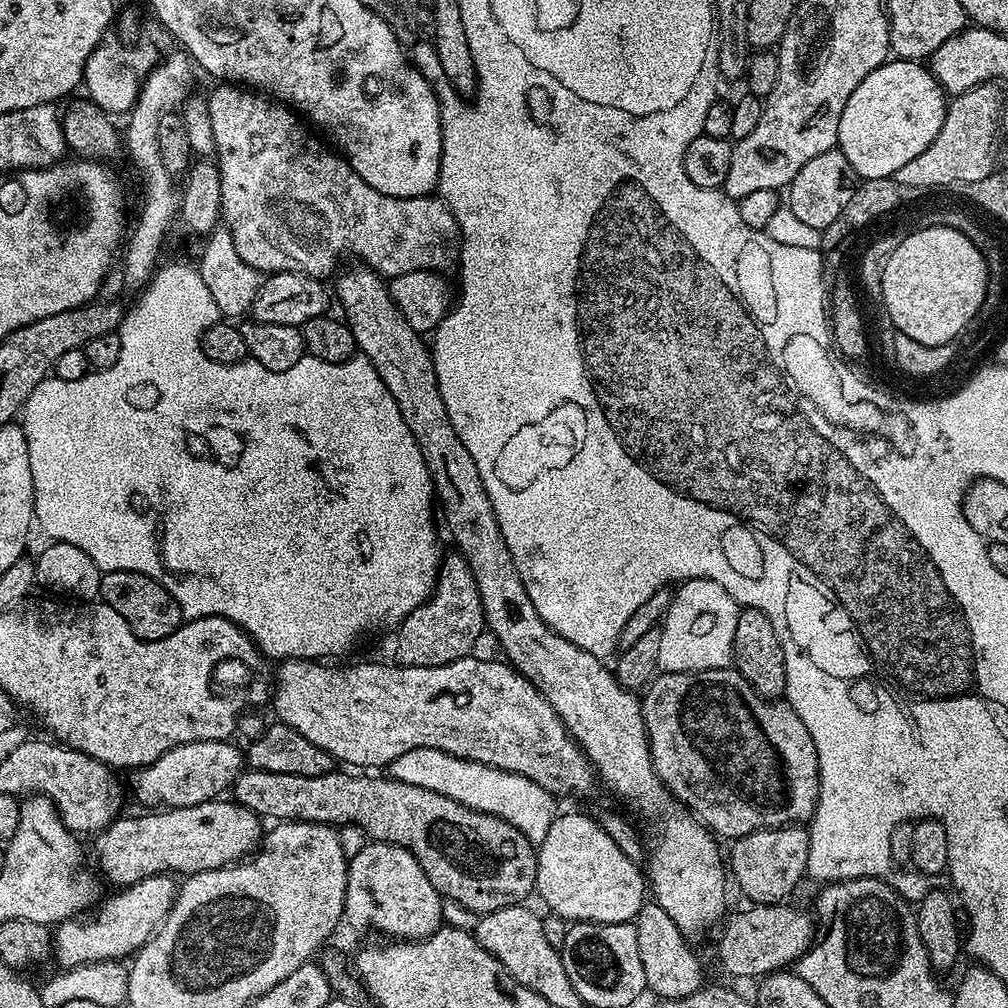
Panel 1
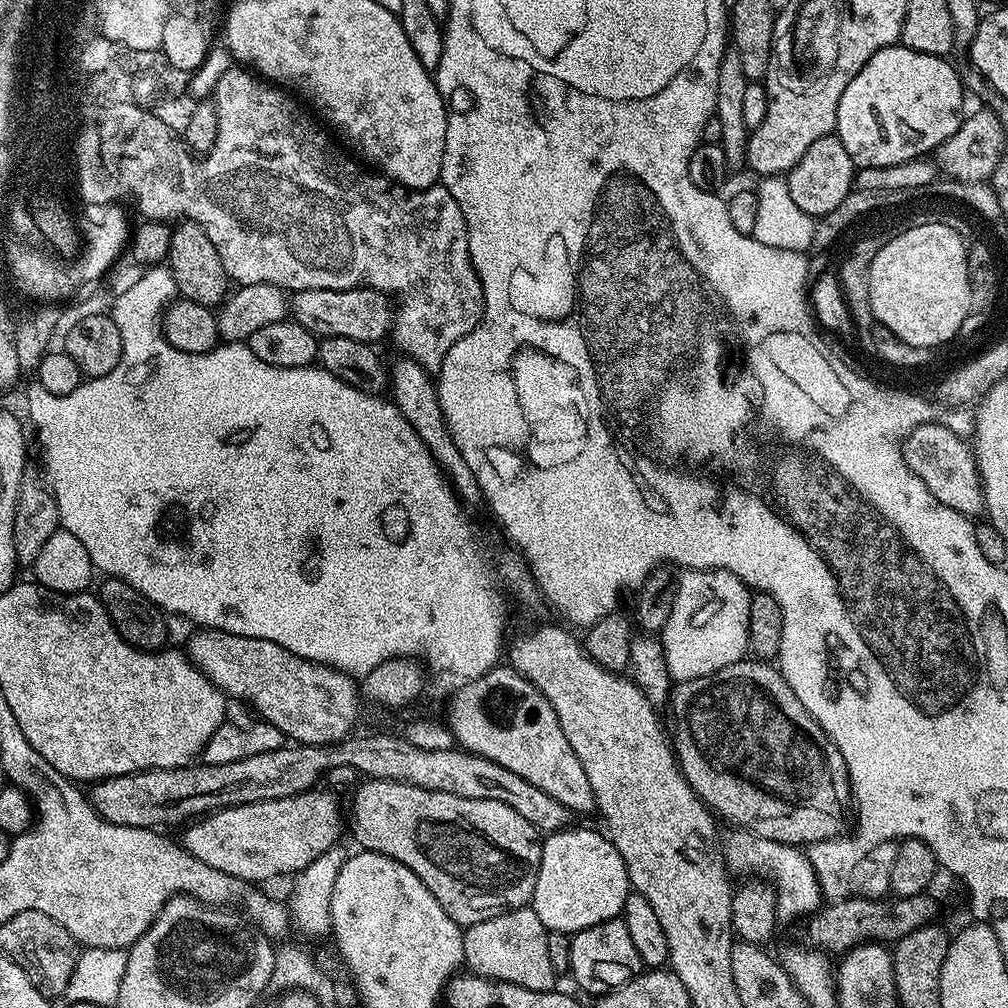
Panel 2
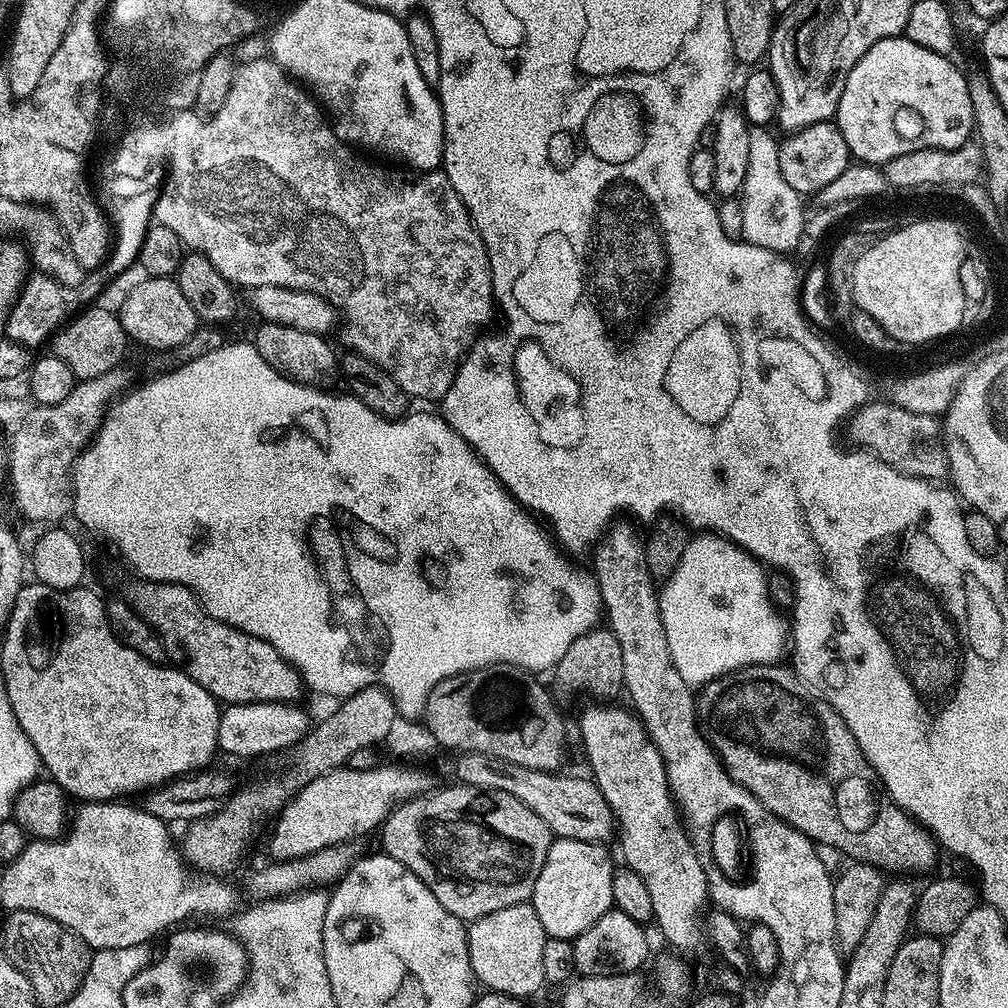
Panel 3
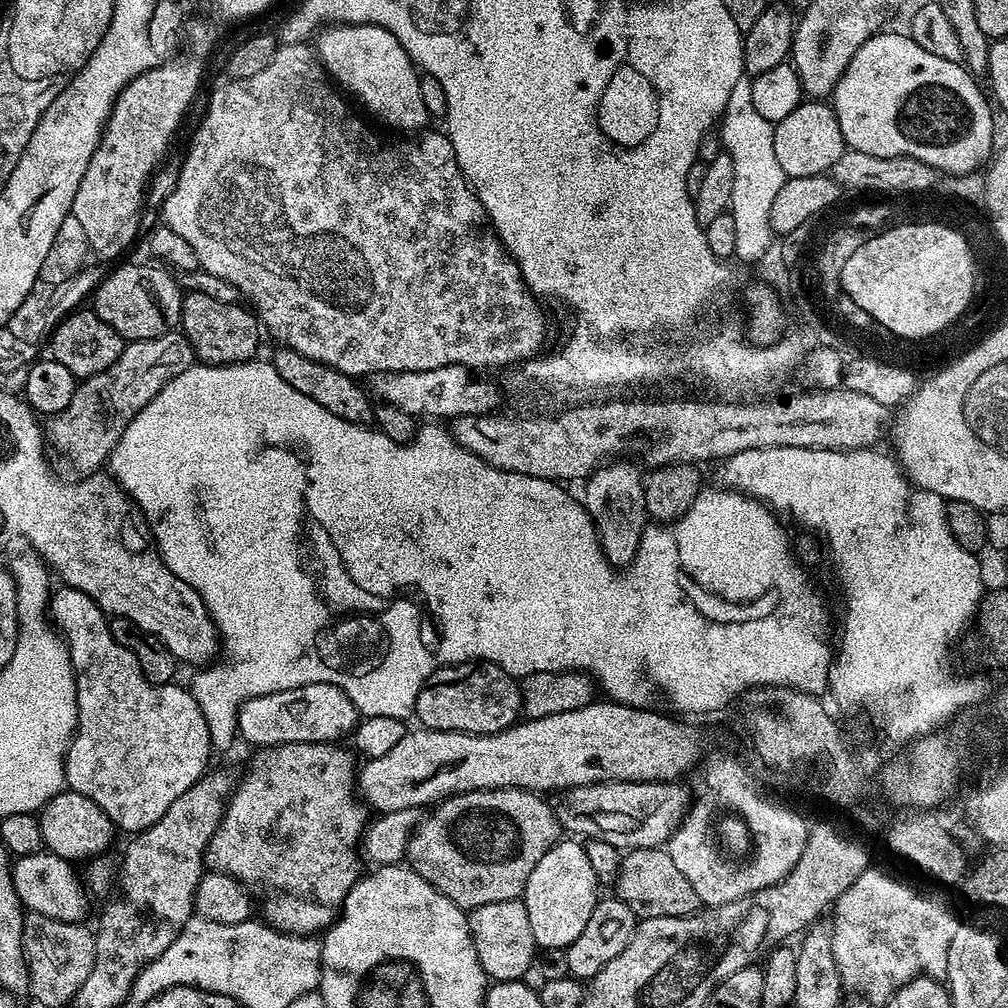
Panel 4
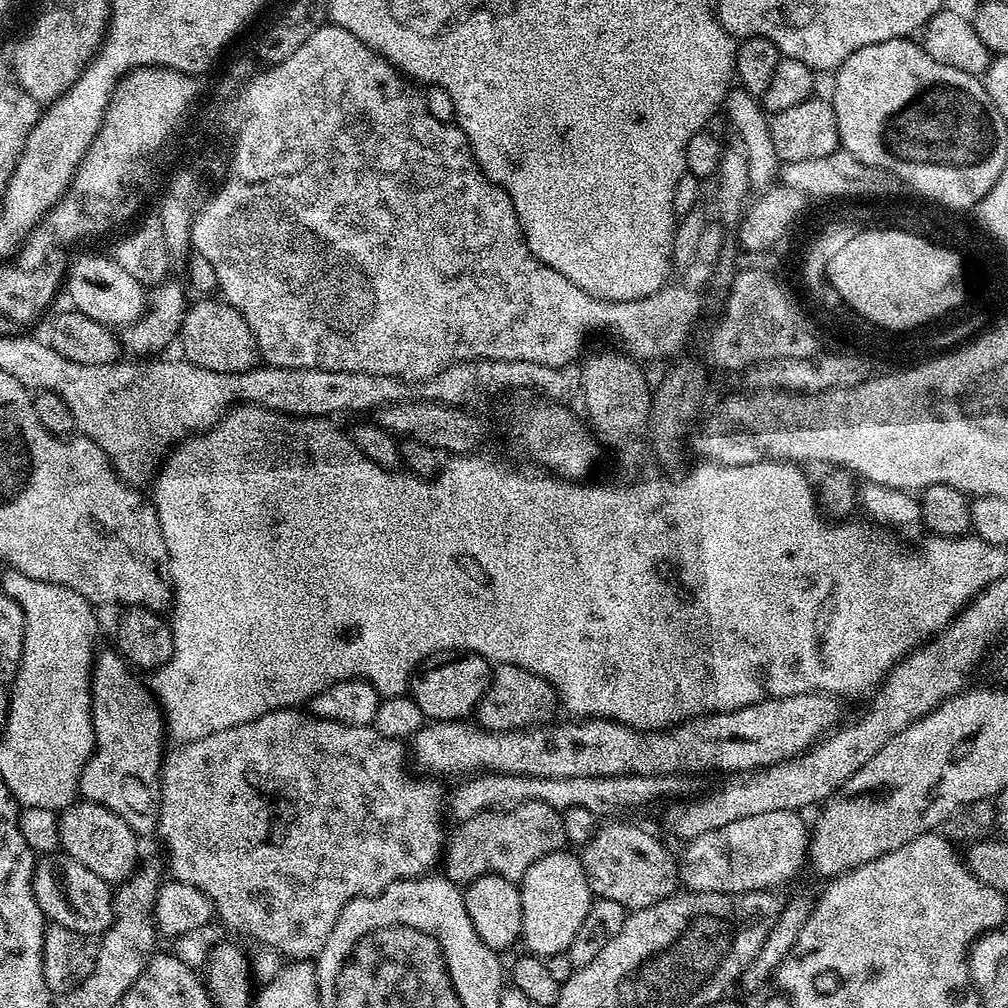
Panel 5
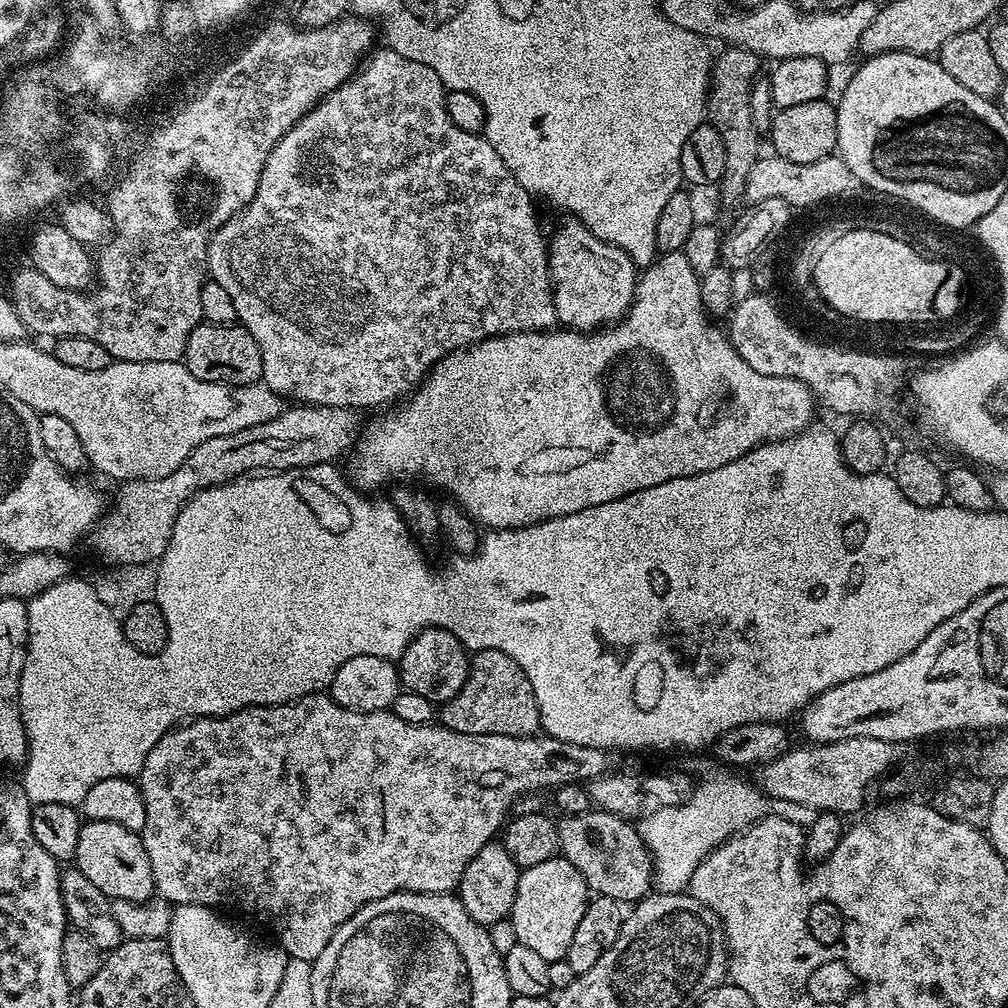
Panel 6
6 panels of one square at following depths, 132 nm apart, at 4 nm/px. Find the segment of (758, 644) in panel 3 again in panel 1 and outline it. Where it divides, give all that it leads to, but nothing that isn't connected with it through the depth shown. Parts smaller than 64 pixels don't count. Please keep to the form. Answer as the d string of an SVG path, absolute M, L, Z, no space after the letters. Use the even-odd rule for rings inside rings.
M686 580L679 585L680 589L675 589L672 597L672 605L669 606L668 611L663 613L662 627L660 628L660 663L659 667L666 672L705 672L711 668L726 668L733 663L734 657L732 655L732 647L734 646L734 630L738 626L738 618L740 617L742 608L737 604L736 600L731 596L725 588L718 586L718 582L713 580Z

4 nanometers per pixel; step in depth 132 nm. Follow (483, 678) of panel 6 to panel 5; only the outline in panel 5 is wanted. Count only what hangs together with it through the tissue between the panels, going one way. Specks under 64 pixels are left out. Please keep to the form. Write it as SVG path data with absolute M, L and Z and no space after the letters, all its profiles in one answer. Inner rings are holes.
M496 664L490 686L476 707L474 720L485 732L522 732L551 725L557 719L556 712L556 691L546 678L513 664Z

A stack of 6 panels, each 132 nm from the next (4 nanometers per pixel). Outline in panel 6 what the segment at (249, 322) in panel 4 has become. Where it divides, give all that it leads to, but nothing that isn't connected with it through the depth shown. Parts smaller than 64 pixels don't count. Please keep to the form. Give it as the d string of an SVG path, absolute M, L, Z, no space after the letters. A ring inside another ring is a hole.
M202 322L190 334L186 342L186 350L182 363L188 367L194 378L202 378L202 382L218 382L219 384L254 384L262 377L262 350L258 350L258 342L254 342L254 334L246 330L243 324L211 324Z

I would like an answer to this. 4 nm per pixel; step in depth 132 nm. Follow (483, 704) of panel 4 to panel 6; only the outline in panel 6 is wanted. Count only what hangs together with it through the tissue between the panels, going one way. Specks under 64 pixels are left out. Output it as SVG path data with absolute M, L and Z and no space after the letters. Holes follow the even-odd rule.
M423 628L406 646L398 661L400 683L414 694L422 694L433 706L443 706L462 686L468 677L470 652L464 643L444 628Z

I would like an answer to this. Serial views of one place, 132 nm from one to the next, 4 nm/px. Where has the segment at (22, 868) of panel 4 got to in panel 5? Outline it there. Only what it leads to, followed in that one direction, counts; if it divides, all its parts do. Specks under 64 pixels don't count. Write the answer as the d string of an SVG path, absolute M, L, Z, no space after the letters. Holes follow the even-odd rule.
M66 854L40 856L37 859L32 889L34 898L48 924L66 926L66 930L74 930L89 938L103 936L104 931L112 925L113 889L105 880L98 878L94 870L86 870L82 862Z

